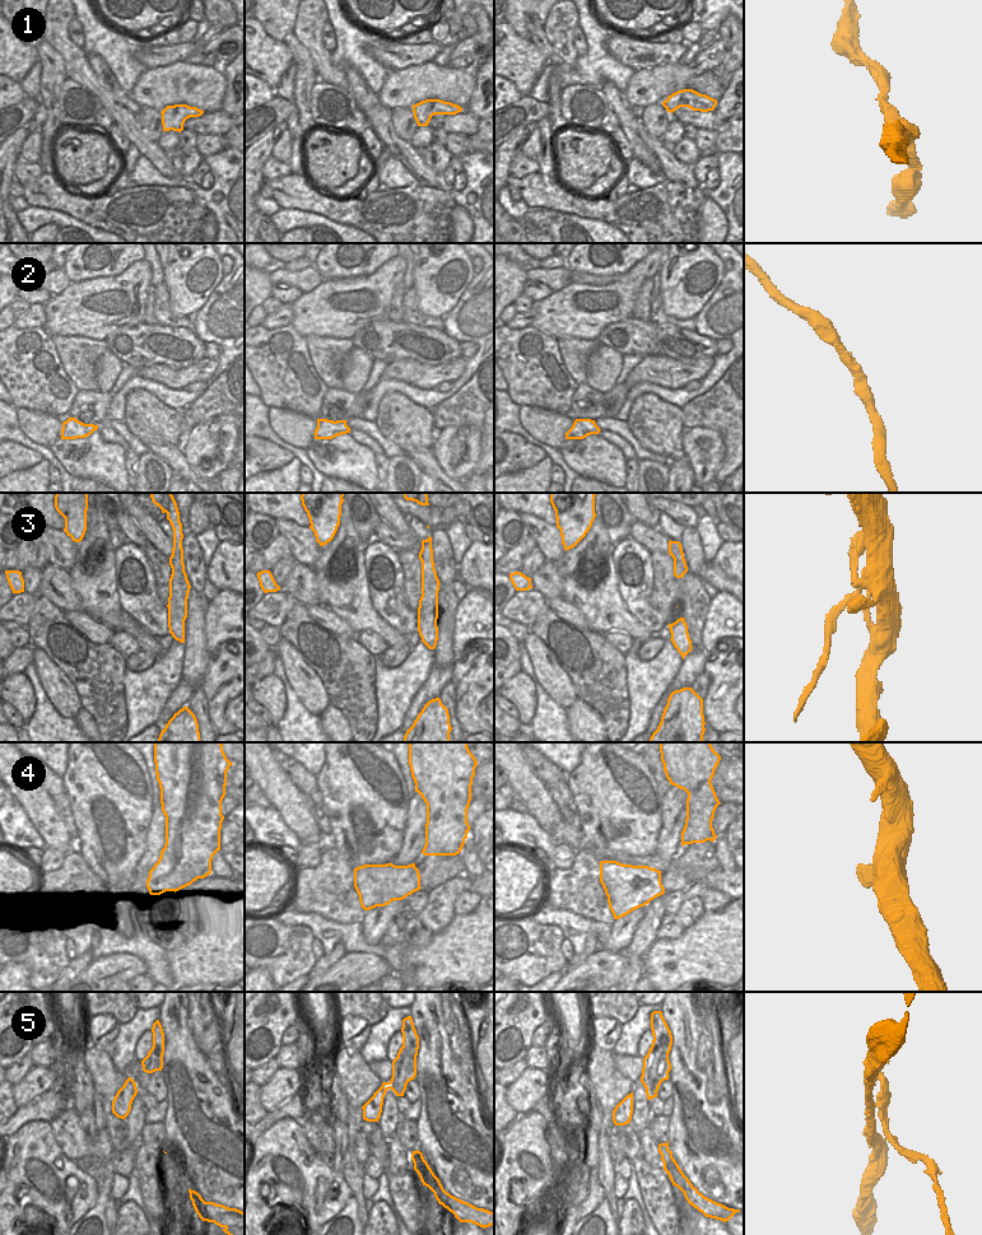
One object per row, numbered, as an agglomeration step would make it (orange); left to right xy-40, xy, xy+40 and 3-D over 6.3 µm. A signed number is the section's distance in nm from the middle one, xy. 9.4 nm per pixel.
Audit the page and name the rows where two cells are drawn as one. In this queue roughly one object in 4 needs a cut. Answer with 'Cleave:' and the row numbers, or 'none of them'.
Cleave: 3

